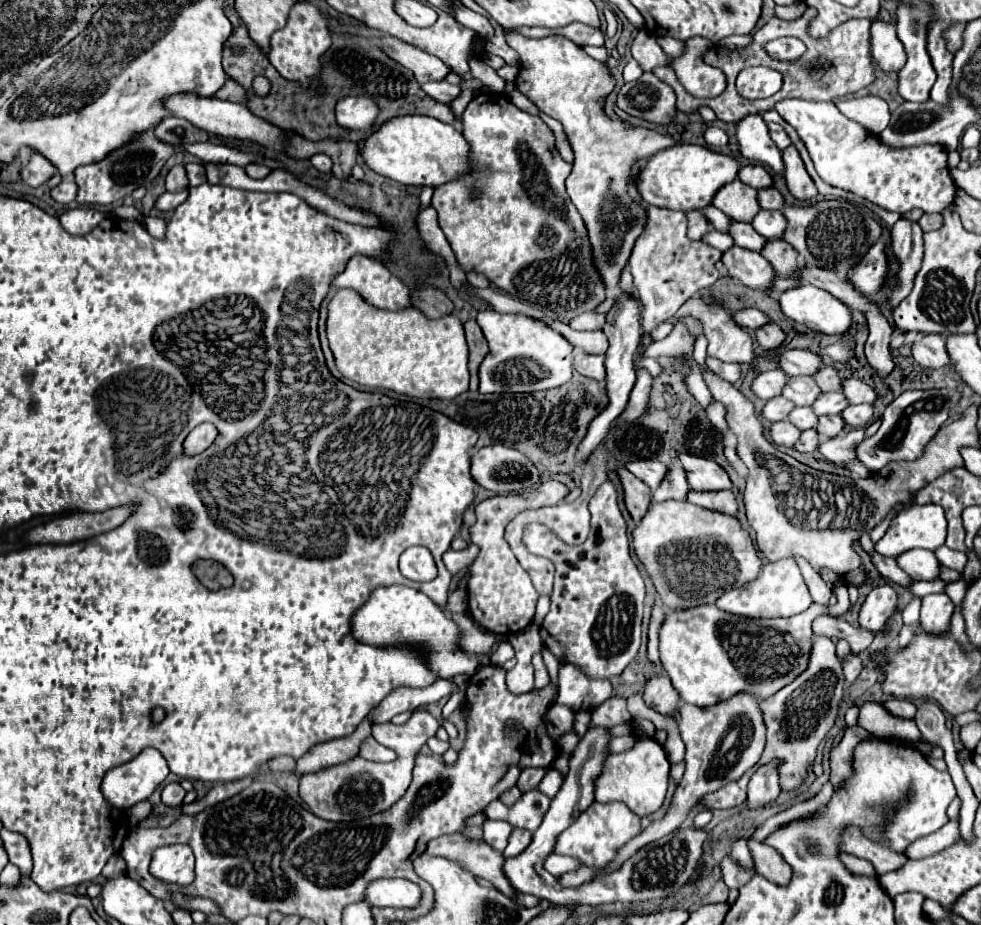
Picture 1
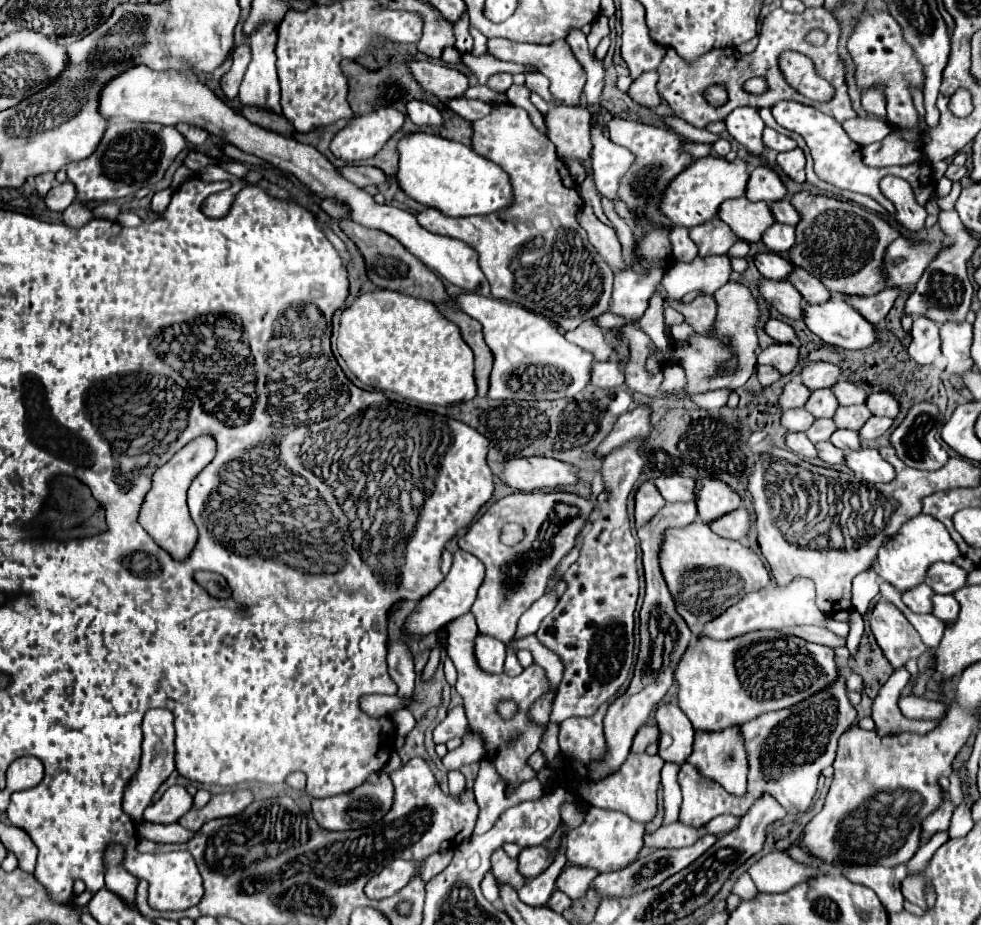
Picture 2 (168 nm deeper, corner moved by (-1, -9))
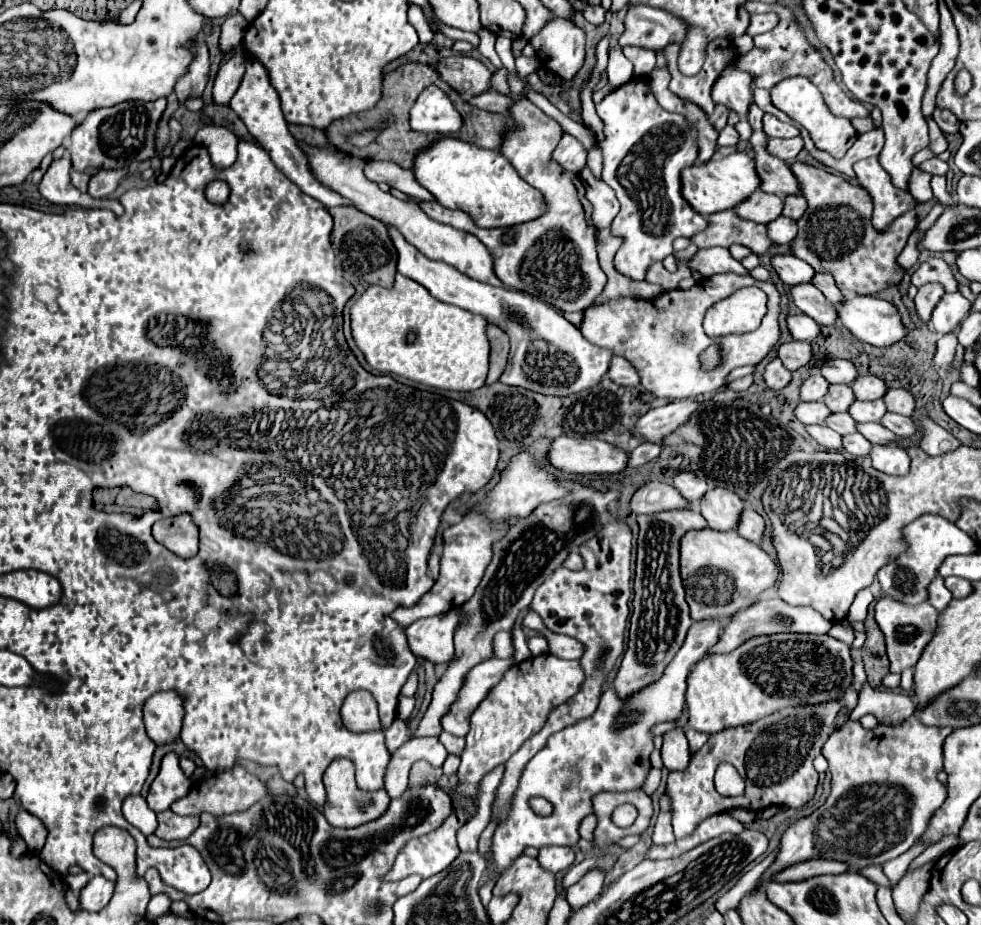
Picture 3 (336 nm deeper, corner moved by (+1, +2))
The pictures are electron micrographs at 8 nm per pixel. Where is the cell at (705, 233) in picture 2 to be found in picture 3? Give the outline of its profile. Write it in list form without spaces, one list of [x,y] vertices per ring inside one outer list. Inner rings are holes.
[[[734,209],[720,211],[710,215],[710,227],[698,235],[694,235],[694,243],[698,247],[730,247],[730,245],[744,245],[752,249],[752,253],[762,255],[774,243],[768,239],[766,225],[752,223],[748,219],[740,219]]]

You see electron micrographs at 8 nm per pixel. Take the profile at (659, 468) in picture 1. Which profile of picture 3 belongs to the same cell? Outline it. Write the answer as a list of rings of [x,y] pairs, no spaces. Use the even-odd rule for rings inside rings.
[[[680,473],[676,479],[674,479],[674,487],[682,493],[682,497],[690,503],[698,503],[704,493],[708,491],[708,485],[704,479],[696,477],[694,473]]]

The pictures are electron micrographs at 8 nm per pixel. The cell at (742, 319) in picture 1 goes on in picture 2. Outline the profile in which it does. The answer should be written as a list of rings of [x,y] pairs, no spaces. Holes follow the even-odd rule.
[[[770,318],[770,320],[764,324],[764,330],[766,330],[766,334],[768,334],[770,338],[774,338],[776,342],[796,342],[796,332],[794,332],[788,324],[784,324],[784,322],[776,320],[776,318]]]

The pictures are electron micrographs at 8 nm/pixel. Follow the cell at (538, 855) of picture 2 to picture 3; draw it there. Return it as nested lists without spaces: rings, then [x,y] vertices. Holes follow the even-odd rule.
[[[544,847],[540,849],[538,861],[546,871],[560,873],[574,863],[574,851],[568,847]]]

